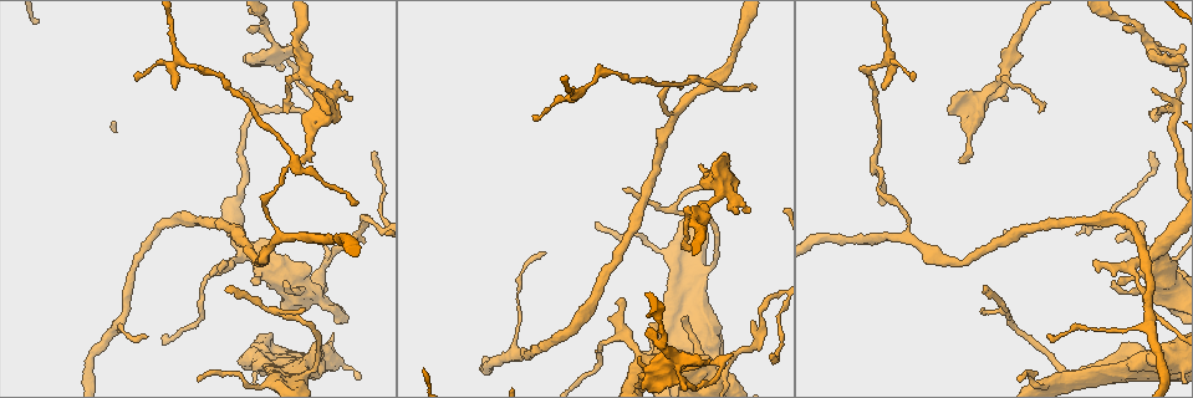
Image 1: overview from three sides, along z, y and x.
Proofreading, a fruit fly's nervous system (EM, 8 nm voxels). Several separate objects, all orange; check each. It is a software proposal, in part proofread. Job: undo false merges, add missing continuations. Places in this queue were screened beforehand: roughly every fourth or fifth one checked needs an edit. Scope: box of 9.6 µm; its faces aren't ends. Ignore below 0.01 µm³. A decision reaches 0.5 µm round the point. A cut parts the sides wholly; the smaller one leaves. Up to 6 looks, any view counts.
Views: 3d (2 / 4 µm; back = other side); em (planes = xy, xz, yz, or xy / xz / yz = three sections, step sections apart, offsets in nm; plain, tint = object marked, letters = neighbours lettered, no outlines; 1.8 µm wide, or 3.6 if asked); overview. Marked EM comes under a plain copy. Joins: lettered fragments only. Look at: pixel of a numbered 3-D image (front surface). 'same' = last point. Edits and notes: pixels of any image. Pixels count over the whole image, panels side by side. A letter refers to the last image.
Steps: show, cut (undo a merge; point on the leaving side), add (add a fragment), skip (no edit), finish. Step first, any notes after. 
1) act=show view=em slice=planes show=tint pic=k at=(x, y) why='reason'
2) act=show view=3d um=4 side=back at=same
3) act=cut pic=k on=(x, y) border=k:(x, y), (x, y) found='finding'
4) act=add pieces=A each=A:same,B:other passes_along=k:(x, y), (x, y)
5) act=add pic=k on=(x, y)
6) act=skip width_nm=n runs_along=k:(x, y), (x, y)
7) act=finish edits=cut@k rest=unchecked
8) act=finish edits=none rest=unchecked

act=show view=em slice=yz step=8 show=tint pic=1 at=(335, 120) why='an open end'

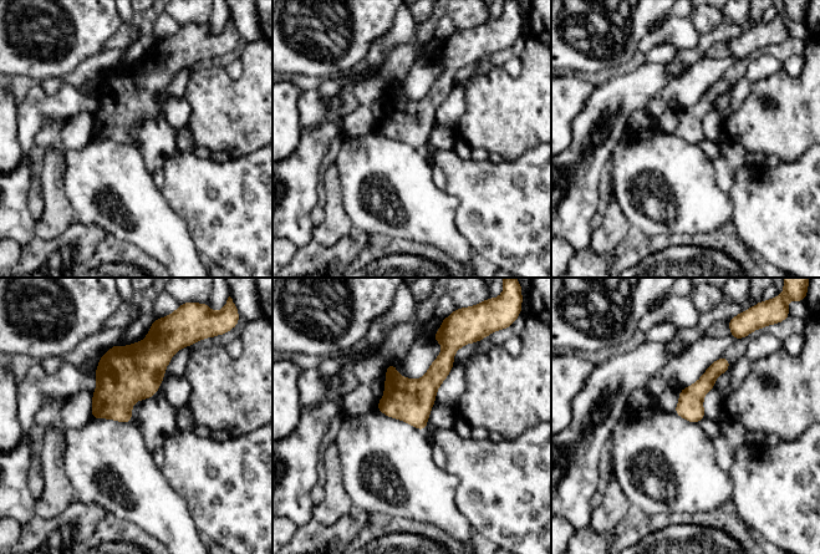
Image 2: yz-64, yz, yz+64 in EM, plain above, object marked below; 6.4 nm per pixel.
act=show view=em slice=planes show=letters at=same

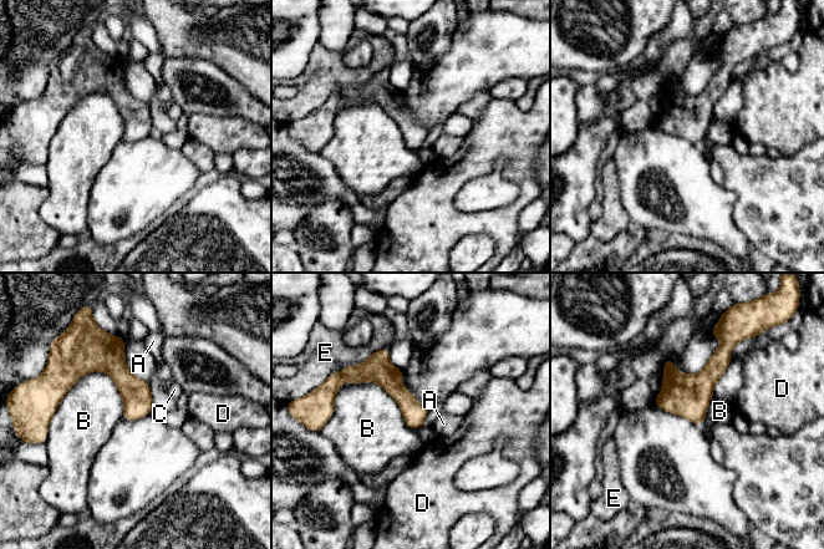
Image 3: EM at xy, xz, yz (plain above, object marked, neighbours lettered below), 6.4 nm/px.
act=skip each=A:other,B:other,C:other,D:other,E:other border=3:(325, 422), (415, 430) found='none of them fits'

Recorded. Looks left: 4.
act=show view=3d um=4 pic=1 at=(777, 297) why='abrupt turn'

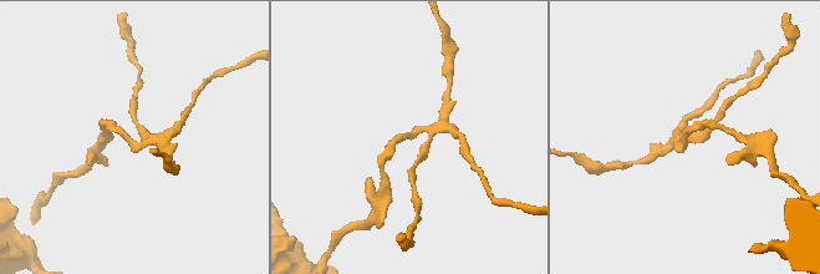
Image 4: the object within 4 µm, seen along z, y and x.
act=show view=em slice=planes show=tint pic=4 at=(131, 140) why='now the EM'

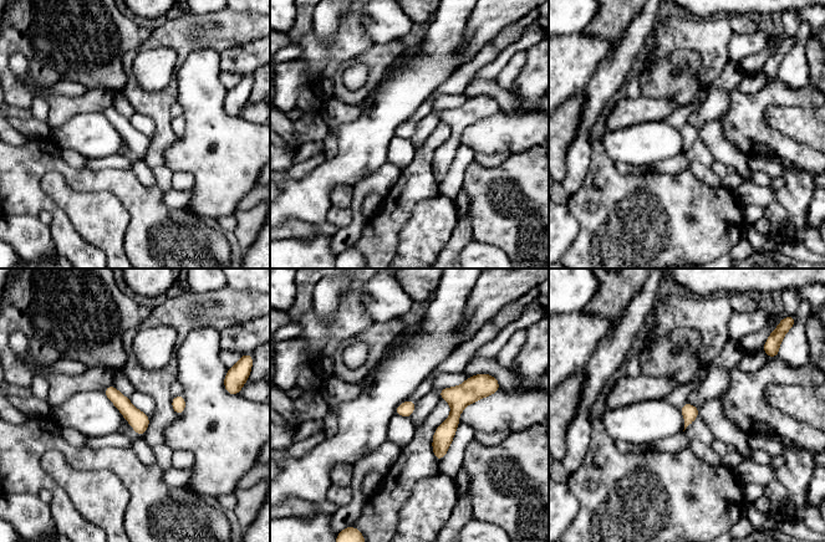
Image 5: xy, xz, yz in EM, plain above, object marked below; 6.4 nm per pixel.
act=show view=em slice=planes show=letters at=same why='see the neighbours'

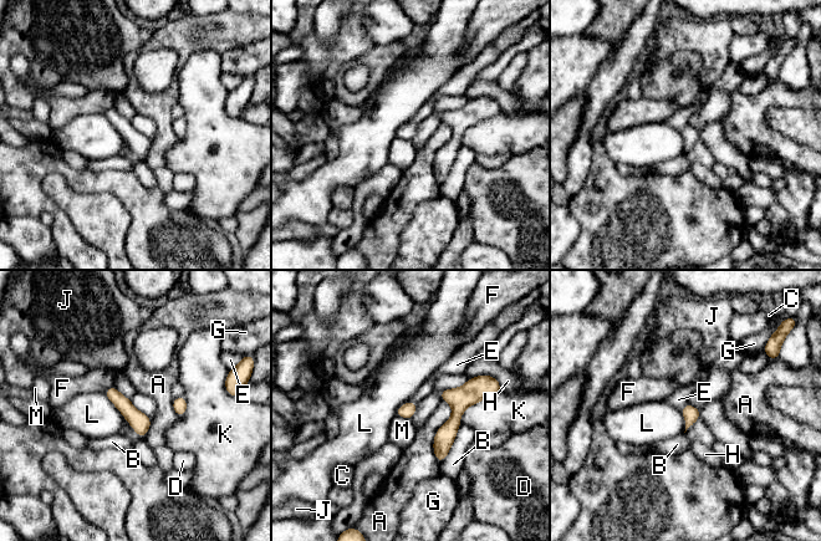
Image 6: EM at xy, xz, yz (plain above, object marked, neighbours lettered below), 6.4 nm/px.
act=skip width_nm=100 each=A:other,B:other,C:other,D:other,E:other,F:other,G:other,H:other,J:other,K:other,L:other,M:other runs_along=6:(108, 392), (141, 423), (142, 433) found='one cell here'

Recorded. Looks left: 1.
act=finish edits=none rest=unchecked

